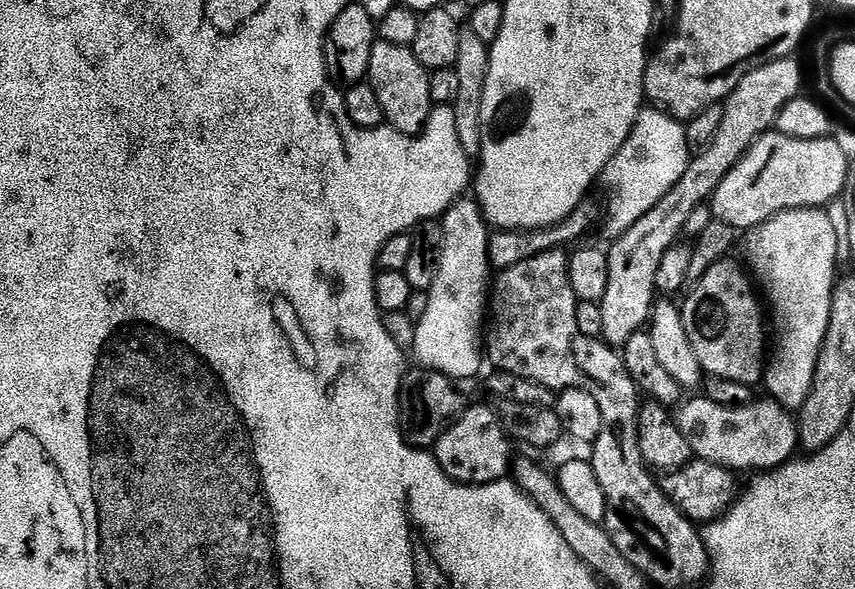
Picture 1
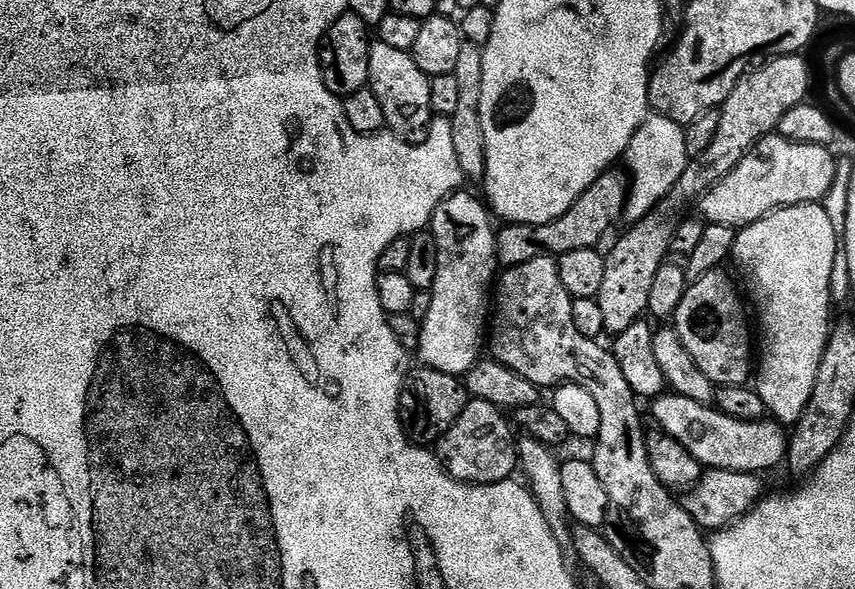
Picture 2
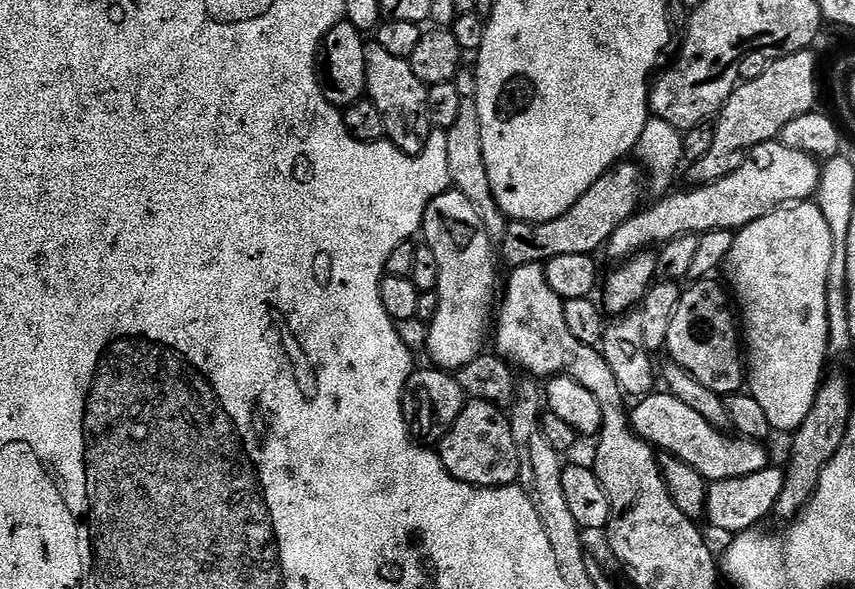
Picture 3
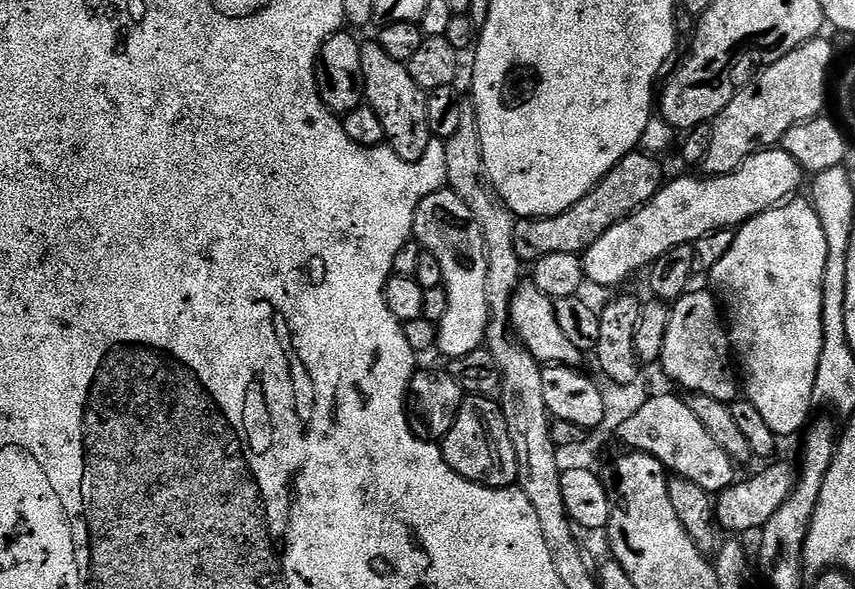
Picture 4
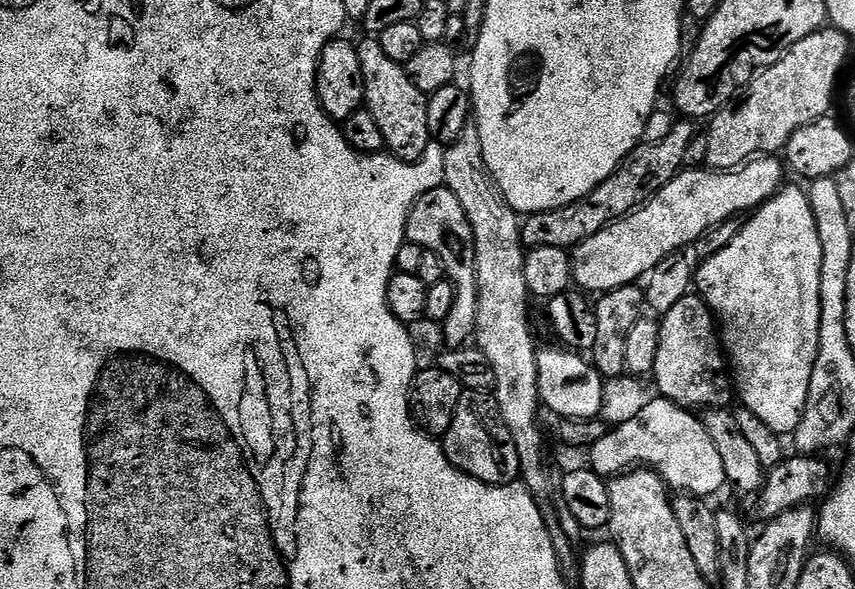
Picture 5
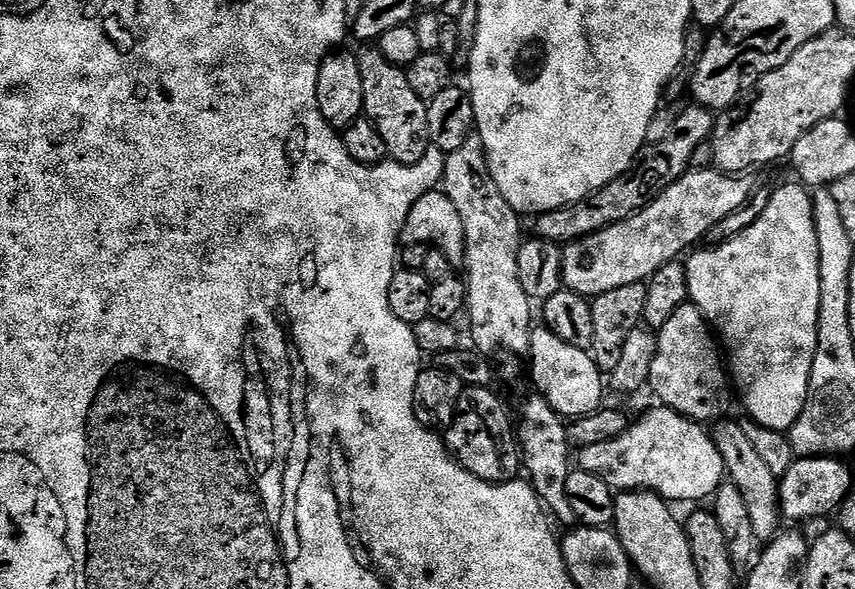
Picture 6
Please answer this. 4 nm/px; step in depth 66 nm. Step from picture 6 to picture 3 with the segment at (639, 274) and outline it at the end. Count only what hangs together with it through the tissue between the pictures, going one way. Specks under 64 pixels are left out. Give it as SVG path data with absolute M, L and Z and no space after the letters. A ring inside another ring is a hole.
M779 142L759 144L734 174L724 176L713 184L689 187L689 192L673 191L657 199L660 200L657 204L637 211L635 216L618 226L606 245L606 252L613 256L613 261L619 262L653 246L668 244L679 236L713 232L719 228L742 229L775 208L811 201L820 181L820 170L821 165L815 156L790 150L790 146Z

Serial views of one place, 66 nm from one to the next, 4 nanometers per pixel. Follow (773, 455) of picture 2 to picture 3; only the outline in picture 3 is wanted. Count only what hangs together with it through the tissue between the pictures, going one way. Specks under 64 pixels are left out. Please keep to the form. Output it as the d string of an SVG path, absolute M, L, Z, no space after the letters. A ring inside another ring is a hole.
M660 390L643 397L637 404L640 405L636 409L633 407L630 412L633 430L653 449L677 456L682 462L694 466L694 470L698 470L698 474L702 474L709 482L743 478L746 474L758 474L758 470L769 467L768 452L763 443L737 438L727 431L710 426L702 414L690 410L686 402L678 402L678 398L669 396L667 391Z

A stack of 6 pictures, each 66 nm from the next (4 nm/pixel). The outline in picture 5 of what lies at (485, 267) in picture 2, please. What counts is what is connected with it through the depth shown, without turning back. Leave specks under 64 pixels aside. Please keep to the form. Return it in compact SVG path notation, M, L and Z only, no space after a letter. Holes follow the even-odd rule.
M443 186L422 194L410 210L404 234L407 243L438 254L446 265L447 279L456 285L458 298L454 302L450 330L444 333L444 342L448 346L467 345L473 339L478 318L478 262L474 230L470 218L466 218L466 210L462 210L462 202L458 202L451 190Z

